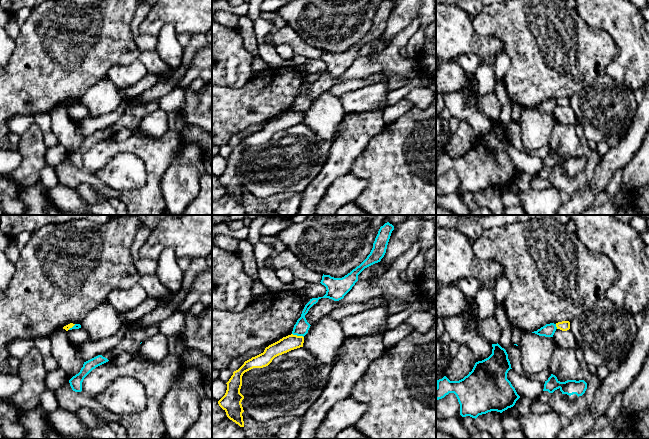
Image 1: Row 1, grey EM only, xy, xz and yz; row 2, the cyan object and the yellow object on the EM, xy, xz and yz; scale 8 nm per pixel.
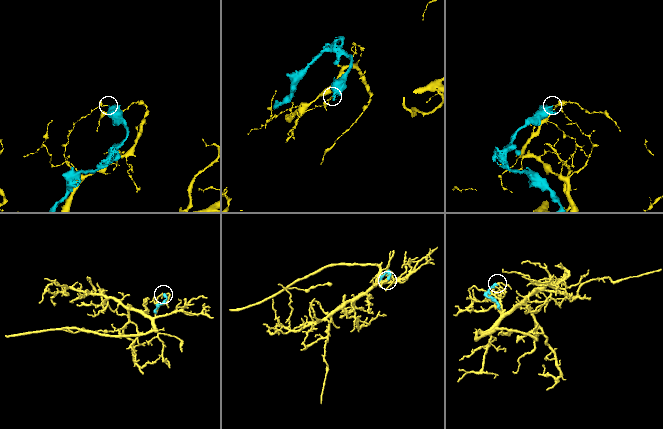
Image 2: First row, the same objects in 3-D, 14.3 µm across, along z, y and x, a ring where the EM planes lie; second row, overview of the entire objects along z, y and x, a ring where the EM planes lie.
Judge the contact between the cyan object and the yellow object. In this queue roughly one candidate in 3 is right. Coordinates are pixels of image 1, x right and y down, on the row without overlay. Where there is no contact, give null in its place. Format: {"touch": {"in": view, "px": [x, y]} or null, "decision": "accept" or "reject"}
{"touch": {"in": "xz", "px": [298, 111]}, "decision": "reject"}

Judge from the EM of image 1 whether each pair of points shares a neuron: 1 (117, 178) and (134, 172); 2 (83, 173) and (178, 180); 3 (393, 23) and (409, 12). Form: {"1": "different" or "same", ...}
{"1": "same", "2": "different", "3": "same"}

